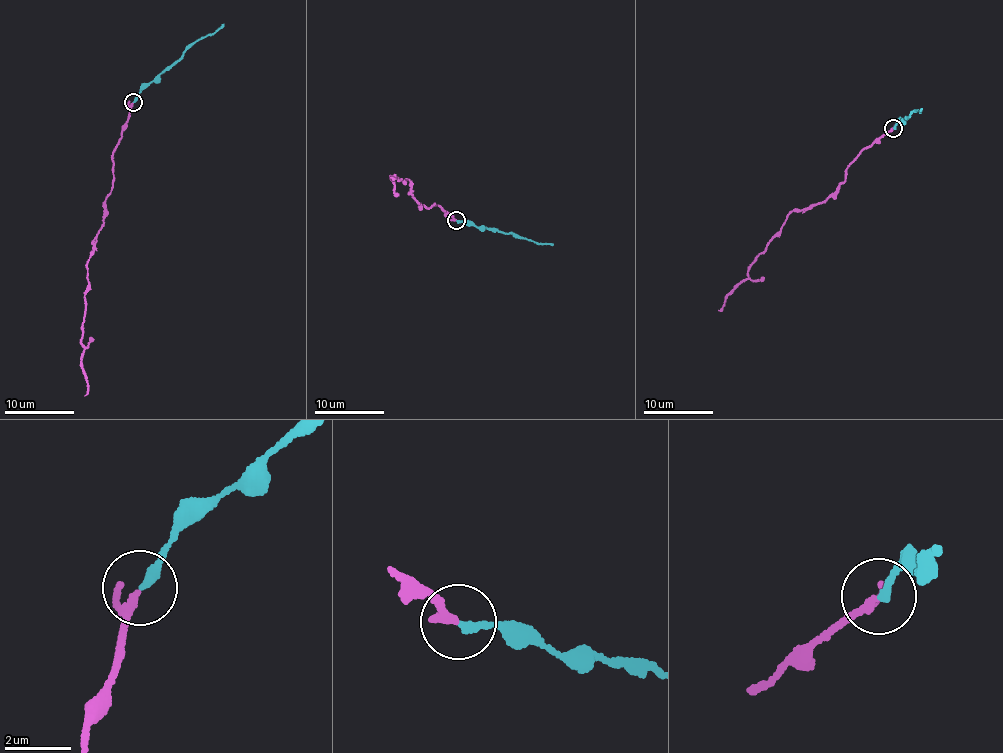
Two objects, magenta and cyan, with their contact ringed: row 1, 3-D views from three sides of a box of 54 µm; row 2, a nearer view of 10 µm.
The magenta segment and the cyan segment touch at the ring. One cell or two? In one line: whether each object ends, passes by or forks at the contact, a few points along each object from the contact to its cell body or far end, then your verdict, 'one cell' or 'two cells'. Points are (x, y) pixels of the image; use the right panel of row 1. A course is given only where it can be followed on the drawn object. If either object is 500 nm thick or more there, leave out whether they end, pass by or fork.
magenta passes by; cyan ends there; magenta runs (893, 128), (861, 151), (837, 189), (790, 213), (719, 311); cyan runs (893, 127), (921, 109); one cell

